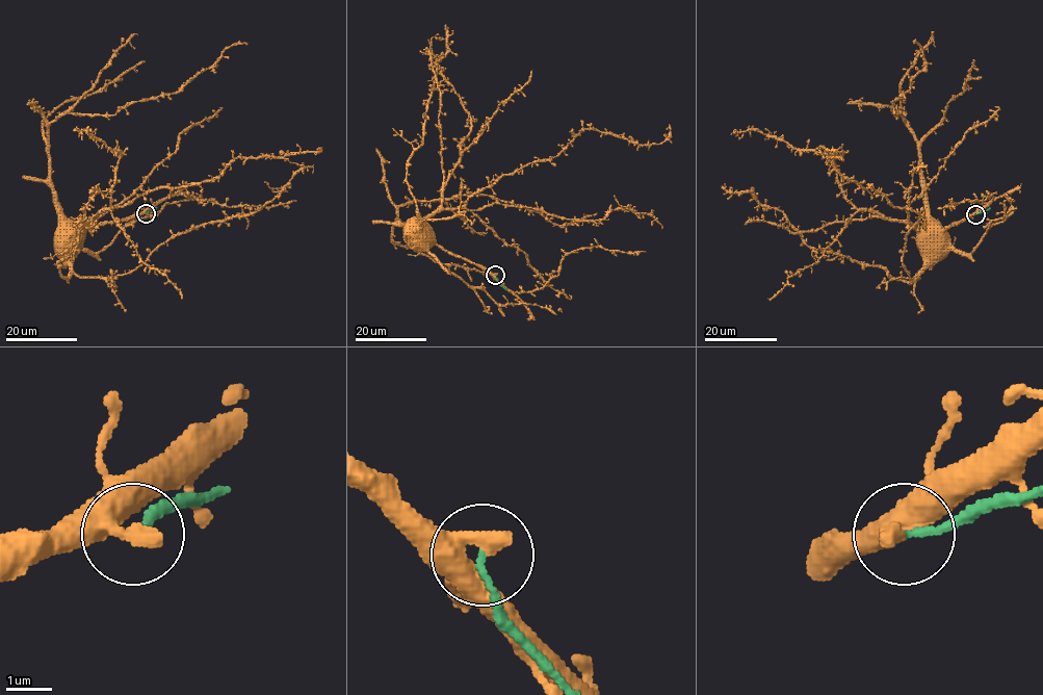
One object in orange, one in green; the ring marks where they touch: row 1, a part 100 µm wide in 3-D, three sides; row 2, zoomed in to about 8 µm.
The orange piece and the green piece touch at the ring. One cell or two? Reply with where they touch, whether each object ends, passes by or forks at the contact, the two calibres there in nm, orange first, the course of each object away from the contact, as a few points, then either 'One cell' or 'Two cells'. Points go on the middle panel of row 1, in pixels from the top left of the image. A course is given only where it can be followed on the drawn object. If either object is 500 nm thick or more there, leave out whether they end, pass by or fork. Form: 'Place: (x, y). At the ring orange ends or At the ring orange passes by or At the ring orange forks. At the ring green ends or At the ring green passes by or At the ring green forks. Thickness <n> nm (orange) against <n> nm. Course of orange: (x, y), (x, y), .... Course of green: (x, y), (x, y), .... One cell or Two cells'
Place: (495, 275). At the ring orange ends. At the ring green ends. Thickness 440 nm (orange) against 130 nm. Course of orange: (496, 275), (435, 245), (421, 245), (419, 240). Course of green: (496, 275), (506, 290). Two cells

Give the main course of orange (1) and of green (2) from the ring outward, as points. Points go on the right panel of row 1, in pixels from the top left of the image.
1: (974, 214), (939, 234)
2: (974, 214), (990, 208)

